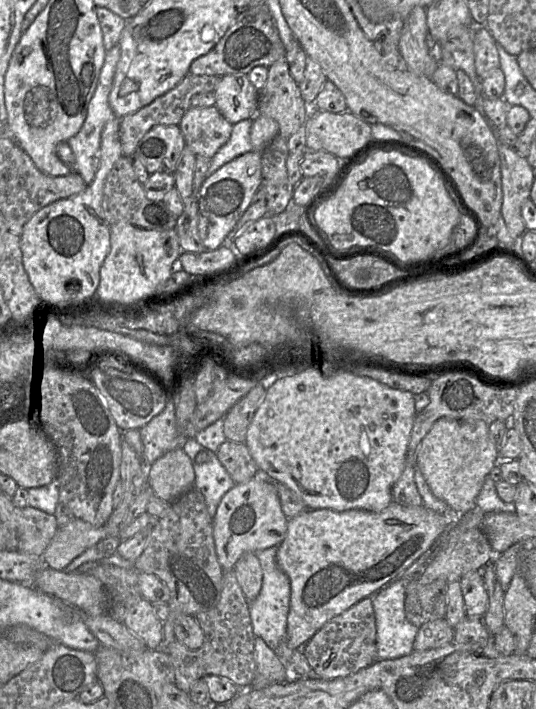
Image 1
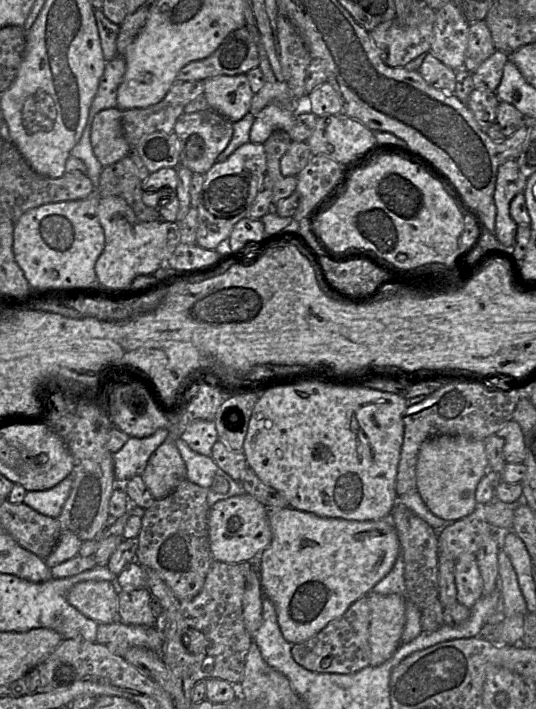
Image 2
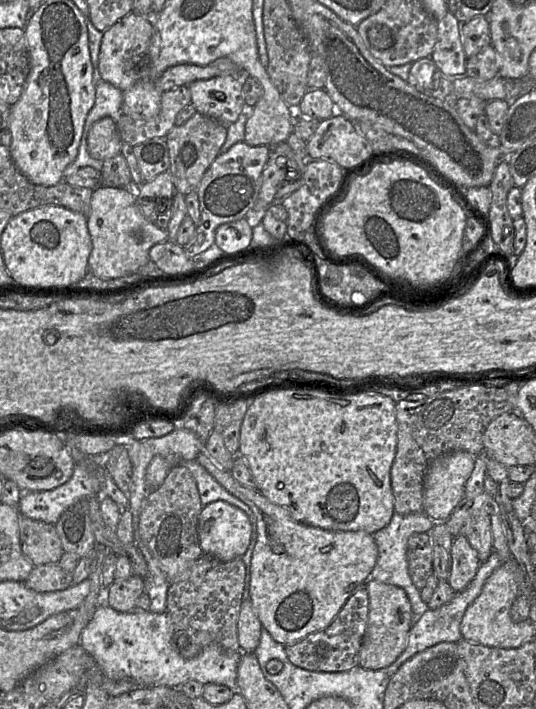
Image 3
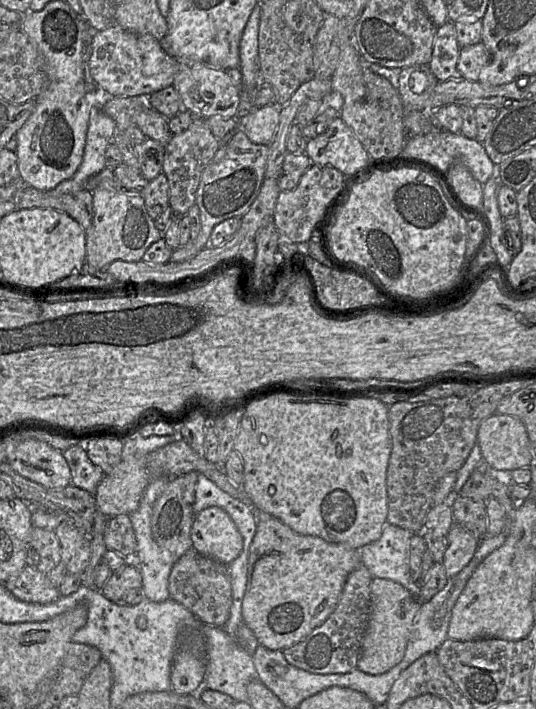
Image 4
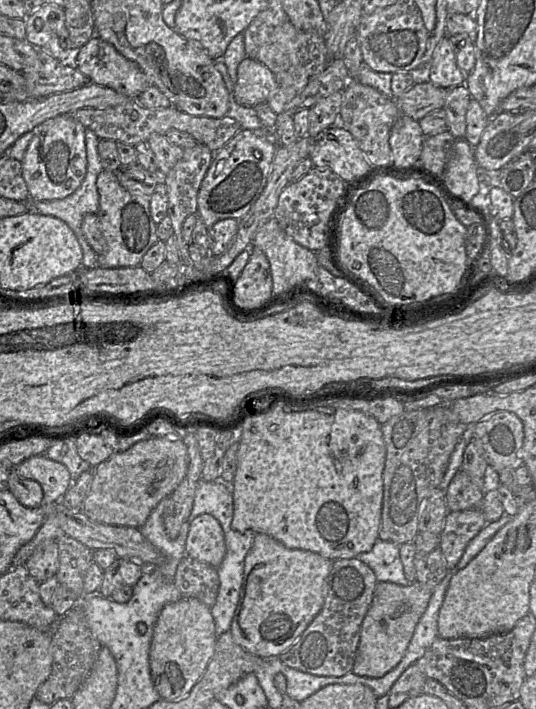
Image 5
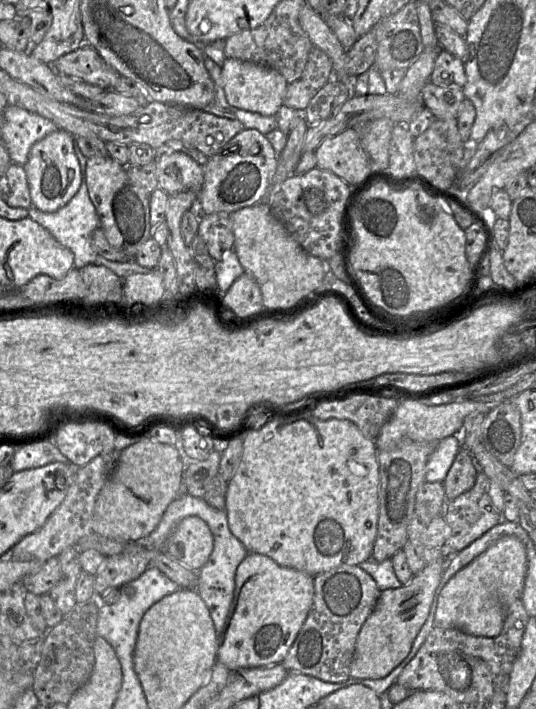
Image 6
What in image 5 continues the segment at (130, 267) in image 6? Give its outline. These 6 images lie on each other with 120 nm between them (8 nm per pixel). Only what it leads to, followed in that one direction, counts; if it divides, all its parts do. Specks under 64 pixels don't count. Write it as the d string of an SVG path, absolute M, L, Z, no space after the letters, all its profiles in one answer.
M85 129L85 144L86 144L86 174L81 185L71 195L64 199L52 201L34 201L29 199L26 203L28 211L34 211L42 215L52 216L65 222L75 234L81 247L83 258L82 268L94 269L98 268L98 255L88 244L82 231L82 222L86 214L97 214L99 209L99 195L97 191L96 181L99 173L103 170L97 146L99 138L89 129Z

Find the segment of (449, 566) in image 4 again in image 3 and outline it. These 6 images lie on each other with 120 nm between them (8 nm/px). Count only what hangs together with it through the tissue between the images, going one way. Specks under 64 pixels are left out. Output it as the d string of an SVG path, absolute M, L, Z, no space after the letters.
M464 535L455 536L450 550L451 565L448 582L455 592L464 590L474 578L480 560Z

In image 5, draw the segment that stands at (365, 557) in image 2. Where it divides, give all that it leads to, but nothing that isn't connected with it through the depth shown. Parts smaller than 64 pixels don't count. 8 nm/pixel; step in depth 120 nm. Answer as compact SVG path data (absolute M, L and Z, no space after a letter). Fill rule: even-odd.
M151 438L137 442L125 452L112 455L94 467L94 478L83 504L83 513L97 523L141 528L157 504L172 494L186 475L187 449L182 440ZM256 533L245 557L239 601L230 626L234 641L261 658L279 656L302 634L321 610L326 579L334 560L290 549L265 533Z

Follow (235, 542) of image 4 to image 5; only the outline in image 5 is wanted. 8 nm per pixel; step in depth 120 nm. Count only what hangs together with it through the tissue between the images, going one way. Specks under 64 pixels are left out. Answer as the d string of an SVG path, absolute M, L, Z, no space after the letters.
M210 514L197 516L190 524L185 543L186 556L218 567L226 554L224 533Z

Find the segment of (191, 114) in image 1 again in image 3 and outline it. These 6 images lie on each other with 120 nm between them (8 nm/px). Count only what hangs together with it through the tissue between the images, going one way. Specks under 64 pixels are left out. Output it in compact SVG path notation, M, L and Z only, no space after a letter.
M196 113L182 125L176 125L166 136L169 148L170 167L175 191L186 196L197 191L198 186L208 170L220 154L221 147L226 141L227 125Z

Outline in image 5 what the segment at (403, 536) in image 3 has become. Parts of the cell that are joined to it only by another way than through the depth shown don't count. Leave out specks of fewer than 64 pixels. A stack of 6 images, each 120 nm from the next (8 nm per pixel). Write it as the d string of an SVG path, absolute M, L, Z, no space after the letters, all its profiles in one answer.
M378 538L370 551L360 553L356 557L373 570L378 581L399 585L411 583L404 574L400 545L395 542Z

